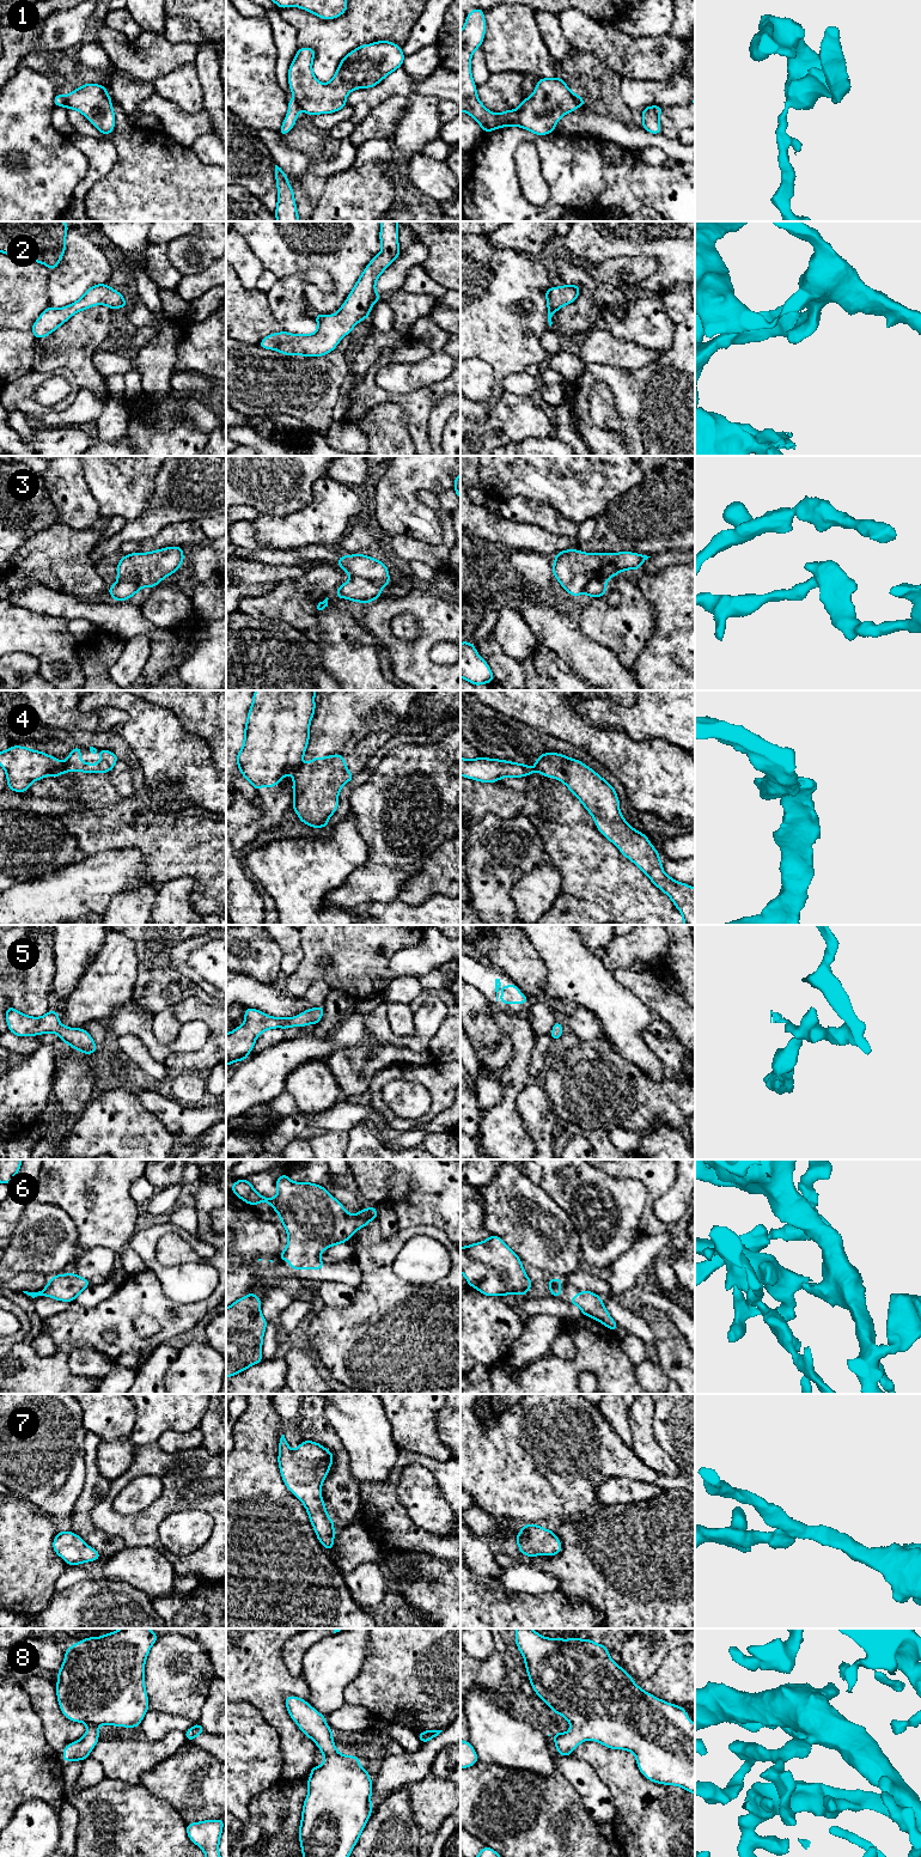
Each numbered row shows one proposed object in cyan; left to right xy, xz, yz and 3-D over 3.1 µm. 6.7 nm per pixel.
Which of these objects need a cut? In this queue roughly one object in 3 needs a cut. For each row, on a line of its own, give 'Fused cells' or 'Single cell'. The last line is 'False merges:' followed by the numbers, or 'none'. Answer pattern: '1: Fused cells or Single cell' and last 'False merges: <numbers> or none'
1: Fused cells
2: Single cell
3: Fused cells
4: Fused cells
5: Single cell
6: Single cell
7: Single cell
8: Single cell
False merges: 1, 3, 4

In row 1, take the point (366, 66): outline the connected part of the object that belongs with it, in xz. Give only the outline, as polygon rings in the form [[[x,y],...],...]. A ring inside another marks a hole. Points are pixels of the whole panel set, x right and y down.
[[[389,41],[364,44],[348,53],[338,63],[335,77],[325,84],[312,72],[313,48],[298,48],[288,68],[289,89],[300,110],[307,115],[342,110],[349,92],[374,87],[390,73],[402,67],[404,54]]]

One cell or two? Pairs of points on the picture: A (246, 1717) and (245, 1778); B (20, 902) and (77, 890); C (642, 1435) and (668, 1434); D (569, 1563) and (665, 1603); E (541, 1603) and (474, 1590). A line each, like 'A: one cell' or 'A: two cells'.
A: one cell
B: one cell
C: two cells
D: one cell
E: one cell

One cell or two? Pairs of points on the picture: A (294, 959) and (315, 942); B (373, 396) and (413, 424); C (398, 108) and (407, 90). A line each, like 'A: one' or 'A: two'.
A: two
B: one
C: two

